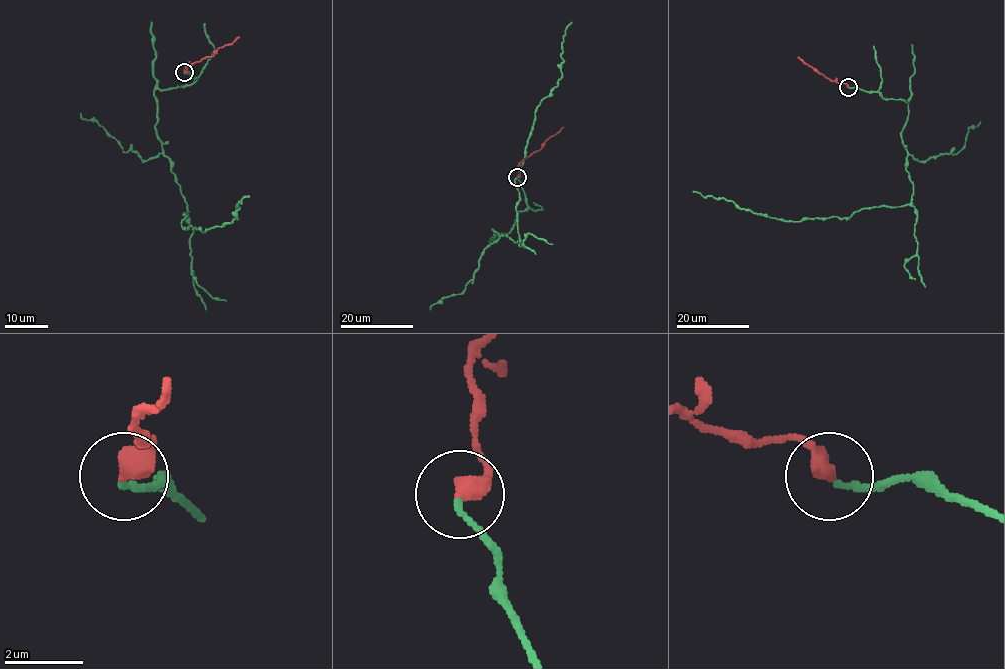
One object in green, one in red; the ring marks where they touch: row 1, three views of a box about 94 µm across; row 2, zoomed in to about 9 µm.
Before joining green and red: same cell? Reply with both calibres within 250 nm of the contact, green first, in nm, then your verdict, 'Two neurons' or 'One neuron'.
Thickness 140 nm (green) against 480 nm. One neuron

